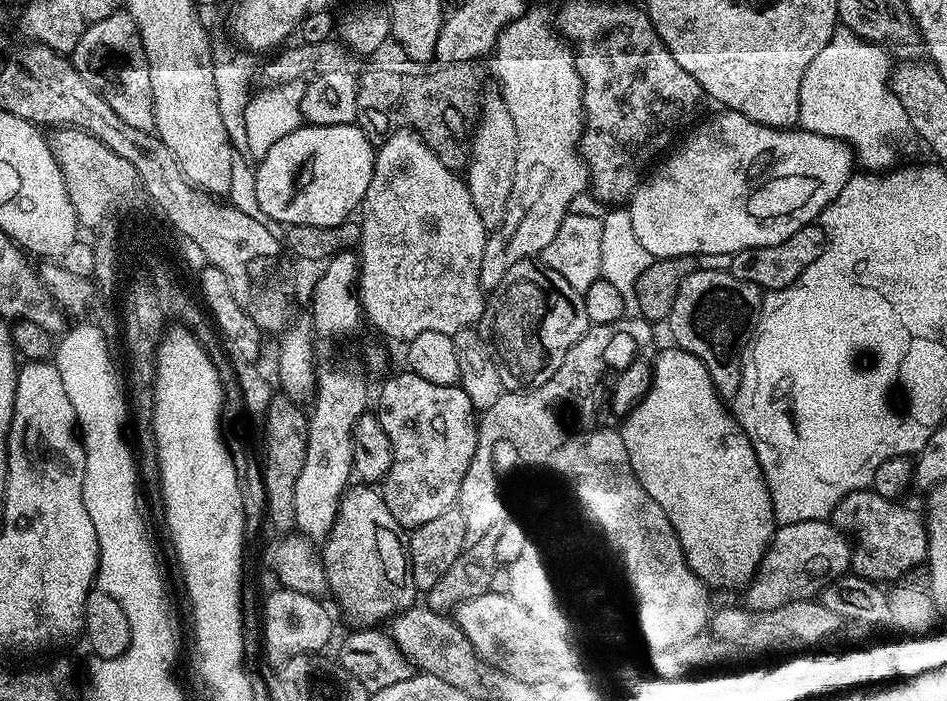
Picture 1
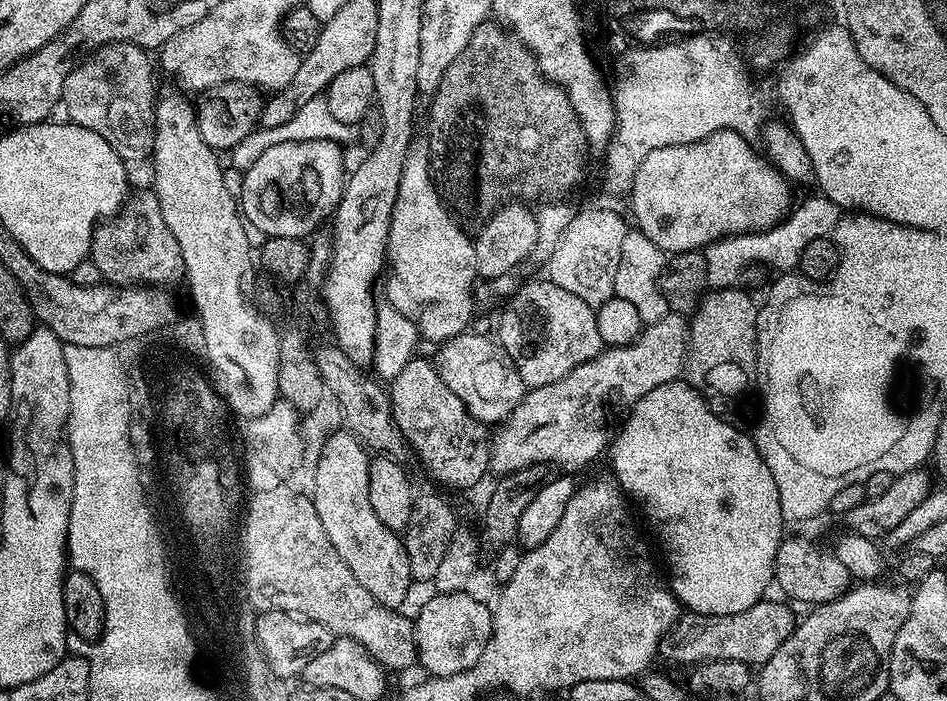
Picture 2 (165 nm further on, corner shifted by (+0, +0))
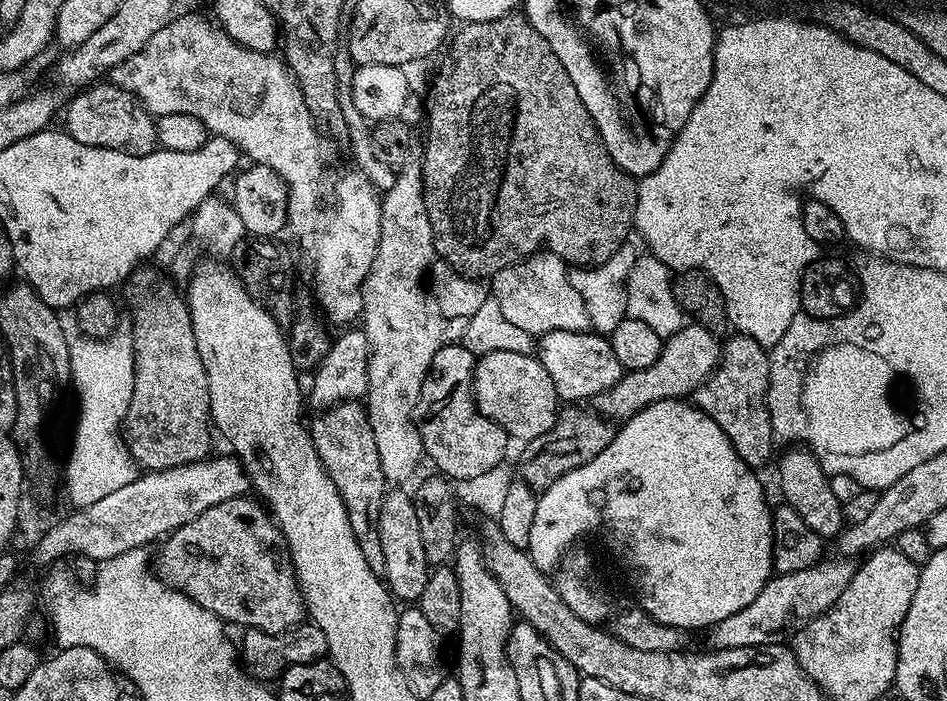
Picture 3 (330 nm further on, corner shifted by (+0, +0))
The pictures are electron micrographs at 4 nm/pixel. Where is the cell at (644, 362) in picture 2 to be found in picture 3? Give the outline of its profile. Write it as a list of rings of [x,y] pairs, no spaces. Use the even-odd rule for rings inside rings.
[[[695,322],[685,323],[684,327],[665,339],[662,354],[652,366],[646,366],[646,370],[625,371],[613,388],[595,397],[595,411],[605,418],[623,422],[654,402],[691,397],[715,372],[721,351],[721,341],[710,330]]]

